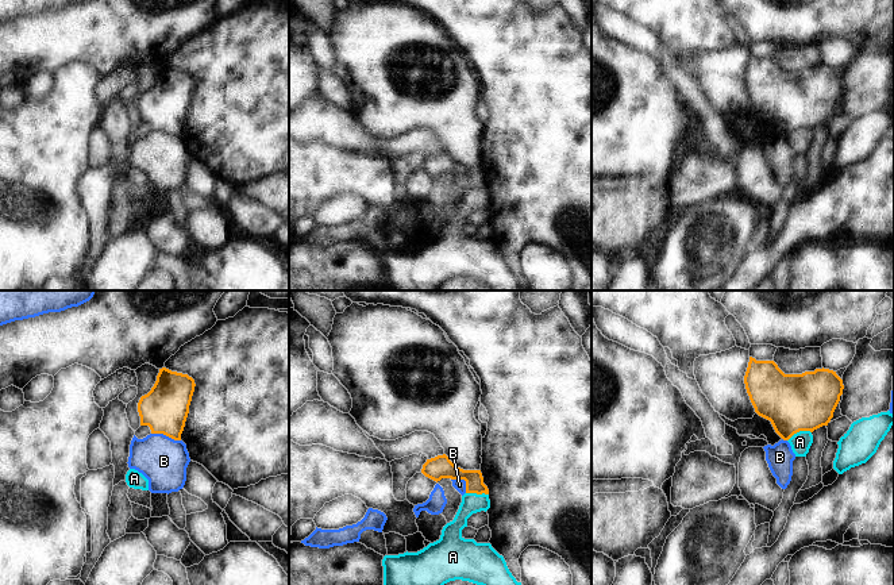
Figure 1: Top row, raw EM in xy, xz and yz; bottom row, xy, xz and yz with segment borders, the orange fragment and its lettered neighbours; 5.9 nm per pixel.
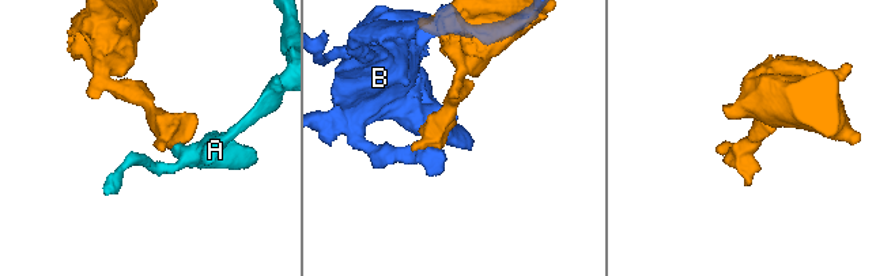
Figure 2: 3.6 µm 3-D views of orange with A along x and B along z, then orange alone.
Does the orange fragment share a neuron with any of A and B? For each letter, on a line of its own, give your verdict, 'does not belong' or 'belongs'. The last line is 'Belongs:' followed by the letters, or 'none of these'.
A: does not belong
B: does not belong
Belongs: none of these

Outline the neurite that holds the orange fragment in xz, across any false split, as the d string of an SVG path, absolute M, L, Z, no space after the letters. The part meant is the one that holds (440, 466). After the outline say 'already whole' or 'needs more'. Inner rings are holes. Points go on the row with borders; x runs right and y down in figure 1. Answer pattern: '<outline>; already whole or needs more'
M446 454L427 459L421 473L436 482L442 478L465 480L466 493L489 494L481 470L463 470L456 467Z; already whole

